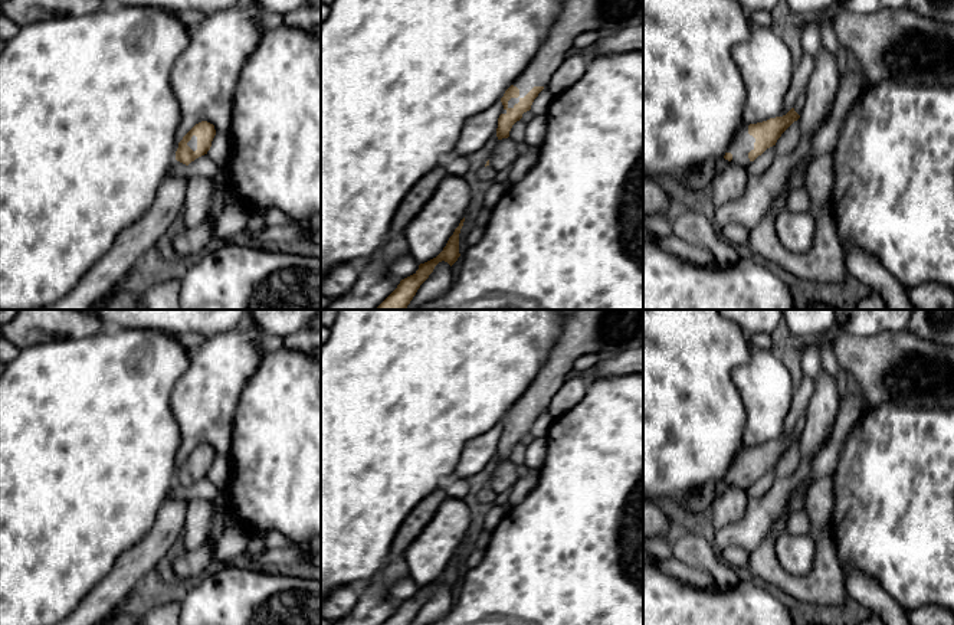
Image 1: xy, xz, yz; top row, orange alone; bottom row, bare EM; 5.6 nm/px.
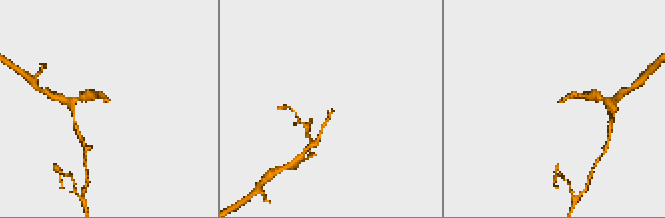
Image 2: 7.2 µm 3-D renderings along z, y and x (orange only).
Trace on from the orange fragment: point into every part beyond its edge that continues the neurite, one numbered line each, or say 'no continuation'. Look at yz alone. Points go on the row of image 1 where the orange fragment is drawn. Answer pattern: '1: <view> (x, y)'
1: yz (743, 143)

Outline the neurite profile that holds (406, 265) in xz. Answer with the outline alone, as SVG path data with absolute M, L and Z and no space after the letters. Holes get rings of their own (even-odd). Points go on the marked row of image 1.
M406 253L403 256L394 259L389 265L387 275L394 276L401 281L401 279L416 274L416 271L419 269L419 265L420 264L410 253Z

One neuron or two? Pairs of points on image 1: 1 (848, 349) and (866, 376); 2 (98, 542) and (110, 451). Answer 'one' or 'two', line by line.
1: one
2: one

